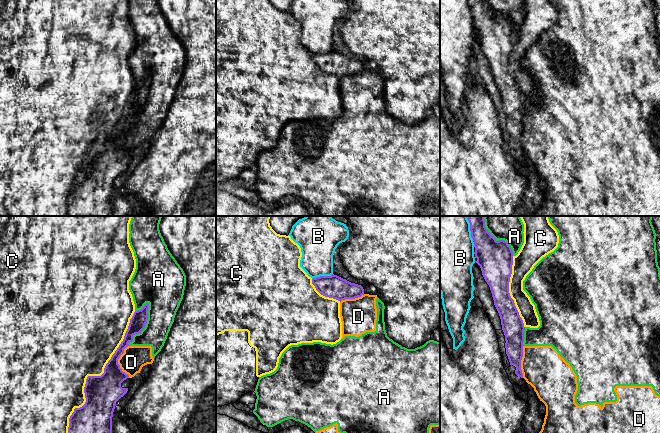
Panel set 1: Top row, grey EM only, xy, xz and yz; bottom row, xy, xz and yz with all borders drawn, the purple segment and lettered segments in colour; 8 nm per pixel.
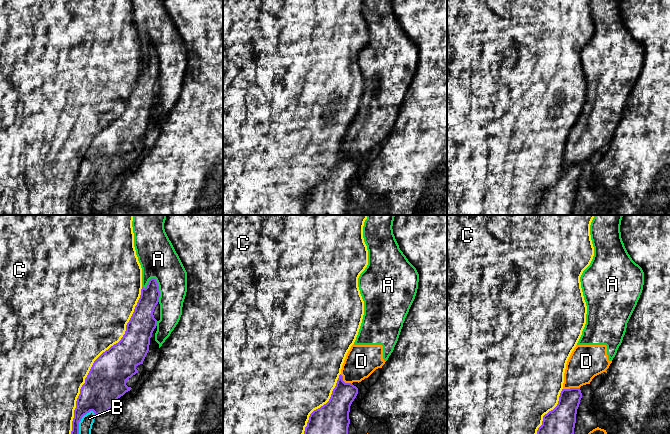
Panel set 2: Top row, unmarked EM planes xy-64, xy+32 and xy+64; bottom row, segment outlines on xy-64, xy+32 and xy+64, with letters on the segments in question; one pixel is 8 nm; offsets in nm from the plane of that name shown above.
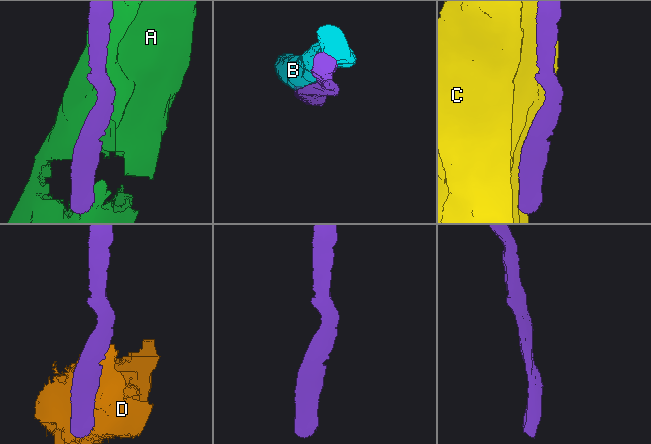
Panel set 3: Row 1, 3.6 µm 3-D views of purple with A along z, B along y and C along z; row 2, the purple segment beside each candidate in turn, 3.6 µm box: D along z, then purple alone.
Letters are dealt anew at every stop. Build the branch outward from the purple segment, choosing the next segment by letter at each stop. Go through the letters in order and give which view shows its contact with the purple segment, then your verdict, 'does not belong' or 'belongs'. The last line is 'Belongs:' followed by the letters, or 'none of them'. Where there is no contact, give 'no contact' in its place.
A: meets purple in xy; does not belong
B: meets purple in xz; does not belong
C: meets purple in xy; does not belong
D: meets purple in xy; does not belong
Belongs: none of them

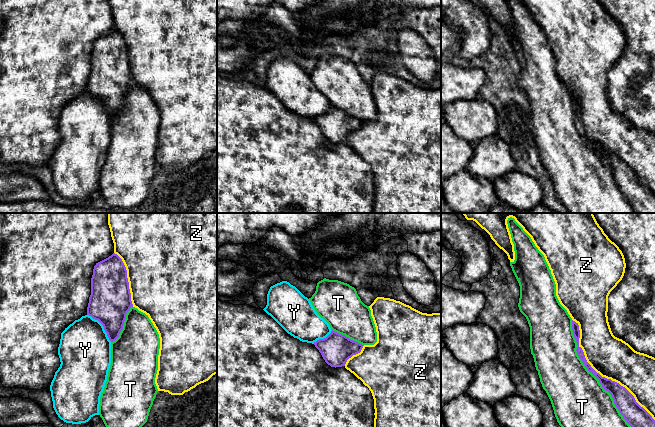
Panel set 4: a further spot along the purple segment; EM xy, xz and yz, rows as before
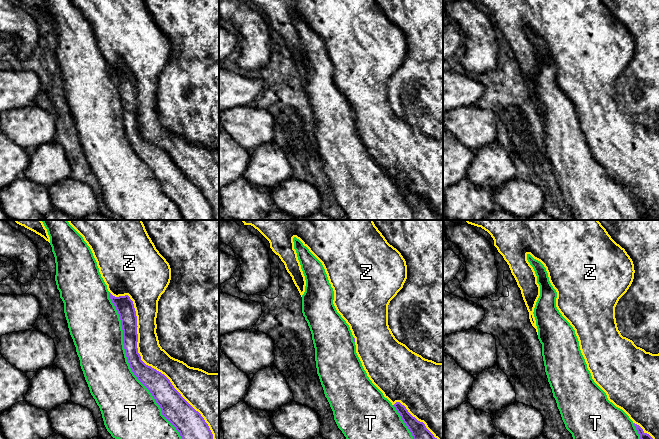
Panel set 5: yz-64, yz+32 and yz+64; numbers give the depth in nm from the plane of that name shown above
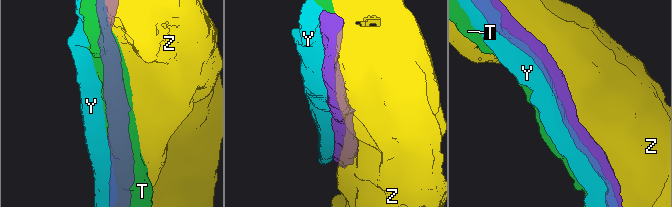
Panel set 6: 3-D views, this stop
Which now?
T: meets purple in yz; does not belong
Y: meets purple in xy; does not belong
Z: meets purple in yz; does not belong
Belongs: none of them

